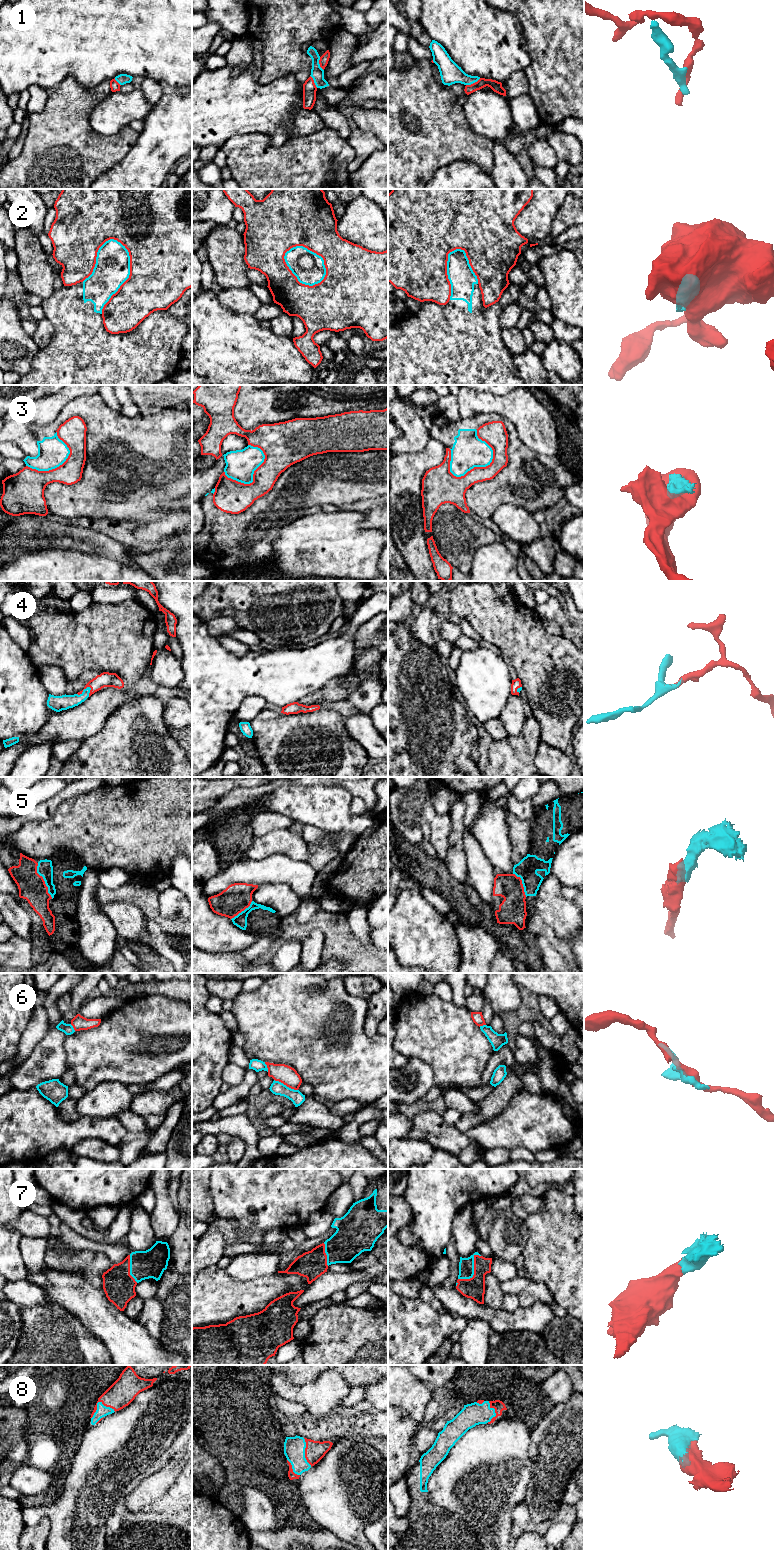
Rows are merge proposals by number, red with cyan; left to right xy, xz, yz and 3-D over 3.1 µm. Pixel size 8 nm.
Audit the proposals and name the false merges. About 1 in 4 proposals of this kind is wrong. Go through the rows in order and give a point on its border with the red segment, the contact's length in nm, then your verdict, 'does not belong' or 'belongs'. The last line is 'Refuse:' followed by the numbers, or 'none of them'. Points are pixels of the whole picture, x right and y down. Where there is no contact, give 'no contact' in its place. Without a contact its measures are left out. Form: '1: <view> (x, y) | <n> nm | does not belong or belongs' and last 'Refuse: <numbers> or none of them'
1: yz (473, 83) | 130 nm | does not belong
2: xy (129, 275) | 600 nm | does not belong
3: yz (491, 462) | 420 nm | does not belong
4: xy (84, 688) | 130 nm | belongs
5: xy (44, 881) | 320 nm | does not belong
6: xz (286, 1085) | 220 nm | does not belong
7: yz (474, 1270) | 260 nm | belongs
8: xy (98, 1401) | 200 nm | belongs
Refuse: 1, 2, 3, 5, 6

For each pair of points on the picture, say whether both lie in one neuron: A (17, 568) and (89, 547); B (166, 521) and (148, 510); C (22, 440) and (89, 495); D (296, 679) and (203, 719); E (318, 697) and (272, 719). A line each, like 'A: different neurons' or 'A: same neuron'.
A: different neurons
B: different neurons
C: different neurons
D: same neuron
E: different neurons

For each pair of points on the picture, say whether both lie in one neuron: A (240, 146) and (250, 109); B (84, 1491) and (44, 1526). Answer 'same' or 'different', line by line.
A: different
B: different

